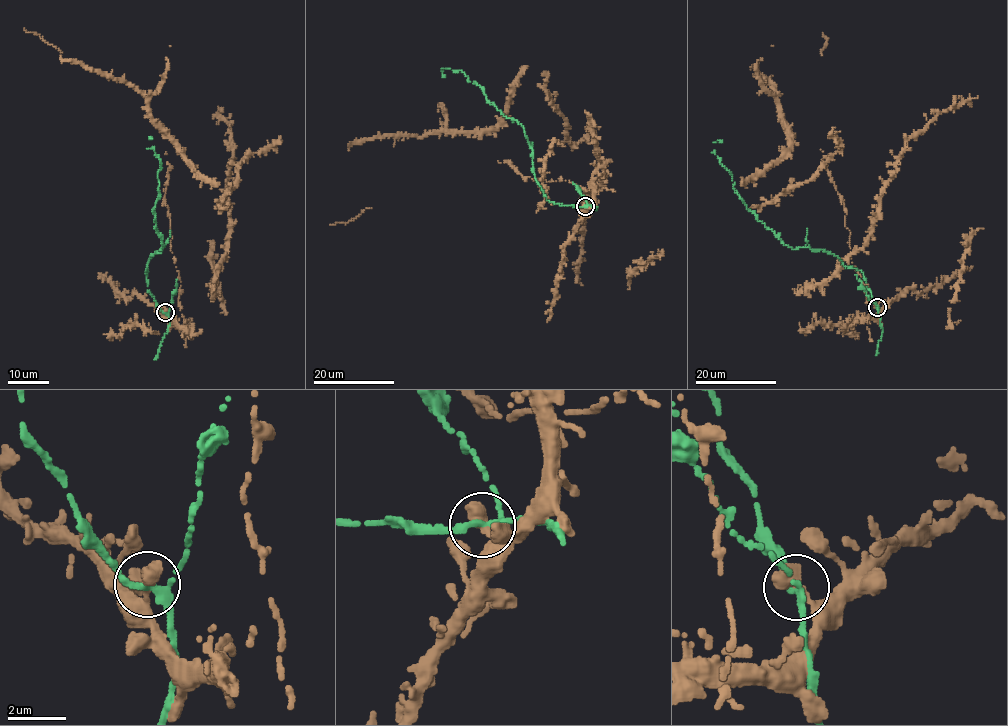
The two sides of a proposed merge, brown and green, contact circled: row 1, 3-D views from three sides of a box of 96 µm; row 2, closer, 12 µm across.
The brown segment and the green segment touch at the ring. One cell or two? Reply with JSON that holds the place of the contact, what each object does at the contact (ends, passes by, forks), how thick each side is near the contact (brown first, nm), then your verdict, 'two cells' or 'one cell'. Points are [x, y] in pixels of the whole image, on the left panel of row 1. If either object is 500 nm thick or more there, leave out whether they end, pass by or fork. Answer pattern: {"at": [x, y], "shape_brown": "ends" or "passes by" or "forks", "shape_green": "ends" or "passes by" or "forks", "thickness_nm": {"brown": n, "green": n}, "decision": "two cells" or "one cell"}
{"at": [165, 312], "thickness_nm": {"brown": 550, "green": 200}, "decision": "two cells"}

